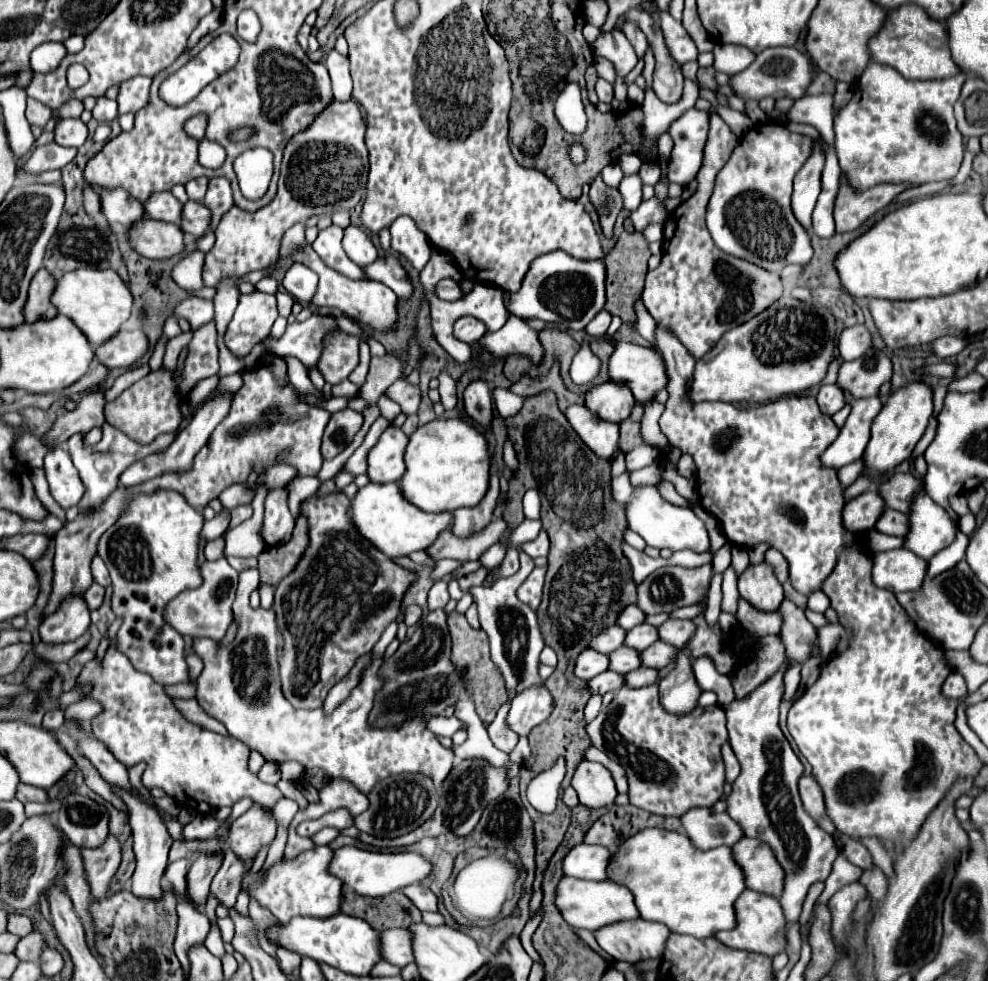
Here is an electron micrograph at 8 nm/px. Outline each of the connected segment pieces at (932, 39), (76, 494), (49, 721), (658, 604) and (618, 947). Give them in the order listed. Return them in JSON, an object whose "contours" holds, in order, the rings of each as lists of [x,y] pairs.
{"contours":[[[[904,4],[902,8],[890,10],[882,30],[870,40],[868,48],[874,62],[892,66],[906,80],[944,80],[964,72],[952,60],[946,26],[930,18],[918,4]]],[[[54,448],[44,458],[44,472],[50,484],[52,498],[62,506],[76,506],[84,494],[84,484],[74,468],[70,454],[64,448]]],[[[48,712],[44,716],[44,722],[42,722],[42,728],[50,730],[50,732],[56,732],[64,726],[64,712]]],[[[704,564],[698,568],[680,568],[680,566],[660,568],[638,586],[638,606],[646,614],[658,614],[658,612],[674,612],[682,606],[698,604],[700,600],[704,602],[708,598],[710,580],[712,580],[712,564]]],[[[630,920],[622,924],[610,924],[610,928],[598,930],[596,942],[606,950],[614,960],[638,962],[644,958],[660,958],[670,930],[660,922],[648,920]]]]}

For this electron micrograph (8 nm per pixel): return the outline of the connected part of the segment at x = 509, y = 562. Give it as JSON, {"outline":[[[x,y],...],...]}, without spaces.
{"outline":[[[510,548],[502,560],[500,566],[496,566],[490,574],[488,574],[488,584],[500,580],[500,578],[508,578],[512,574],[518,572],[518,550],[516,548]]]}

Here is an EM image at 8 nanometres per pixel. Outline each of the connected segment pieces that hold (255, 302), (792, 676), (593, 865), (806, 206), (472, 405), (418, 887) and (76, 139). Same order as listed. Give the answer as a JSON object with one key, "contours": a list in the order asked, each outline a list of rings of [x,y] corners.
{"contours":[[[[254,292],[248,296],[240,294],[238,308],[224,334],[226,348],[236,358],[248,356],[250,350],[270,334],[278,316],[274,294],[264,294],[264,292]]],[[[794,662],[784,672],[784,700],[792,700],[794,698],[796,690],[798,690],[798,684],[800,684],[800,670],[802,670],[802,666],[798,662]]],[[[578,844],[564,858],[564,874],[580,880],[610,880],[608,868],[614,852],[602,846]]],[[[816,138],[810,158],[794,178],[794,194],[792,194],[794,216],[806,230],[810,228],[810,216],[816,206],[816,198],[820,194],[820,178],[822,178],[824,162],[826,160],[822,152],[822,138]]],[[[472,382],[464,392],[464,406],[472,420],[482,426],[488,426],[492,420],[492,396],[486,382]]],[[[414,884],[410,888],[402,890],[422,912],[438,912],[438,898],[434,896],[434,892],[428,886],[422,884]]],[[[60,120],[60,124],[54,130],[56,138],[54,142],[60,146],[72,146],[72,148],[80,148],[86,140],[88,140],[88,128],[82,120]]]]}

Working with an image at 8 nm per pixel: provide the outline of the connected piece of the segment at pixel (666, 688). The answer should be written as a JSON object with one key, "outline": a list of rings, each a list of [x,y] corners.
{"outline":[[[678,650],[676,656],[676,668],[664,676],[660,682],[660,704],[666,708],[666,712],[676,716],[686,716],[698,706],[698,698],[702,694],[702,688],[698,686],[690,660]]]}

